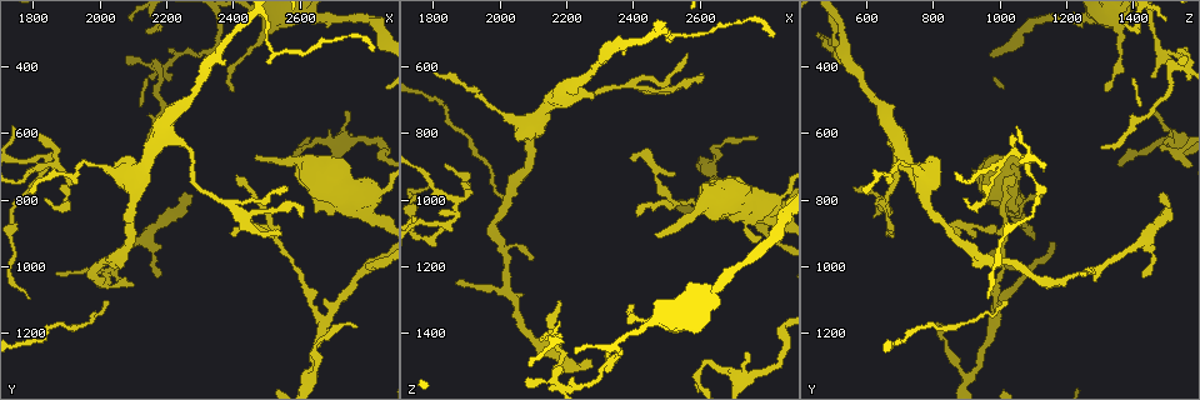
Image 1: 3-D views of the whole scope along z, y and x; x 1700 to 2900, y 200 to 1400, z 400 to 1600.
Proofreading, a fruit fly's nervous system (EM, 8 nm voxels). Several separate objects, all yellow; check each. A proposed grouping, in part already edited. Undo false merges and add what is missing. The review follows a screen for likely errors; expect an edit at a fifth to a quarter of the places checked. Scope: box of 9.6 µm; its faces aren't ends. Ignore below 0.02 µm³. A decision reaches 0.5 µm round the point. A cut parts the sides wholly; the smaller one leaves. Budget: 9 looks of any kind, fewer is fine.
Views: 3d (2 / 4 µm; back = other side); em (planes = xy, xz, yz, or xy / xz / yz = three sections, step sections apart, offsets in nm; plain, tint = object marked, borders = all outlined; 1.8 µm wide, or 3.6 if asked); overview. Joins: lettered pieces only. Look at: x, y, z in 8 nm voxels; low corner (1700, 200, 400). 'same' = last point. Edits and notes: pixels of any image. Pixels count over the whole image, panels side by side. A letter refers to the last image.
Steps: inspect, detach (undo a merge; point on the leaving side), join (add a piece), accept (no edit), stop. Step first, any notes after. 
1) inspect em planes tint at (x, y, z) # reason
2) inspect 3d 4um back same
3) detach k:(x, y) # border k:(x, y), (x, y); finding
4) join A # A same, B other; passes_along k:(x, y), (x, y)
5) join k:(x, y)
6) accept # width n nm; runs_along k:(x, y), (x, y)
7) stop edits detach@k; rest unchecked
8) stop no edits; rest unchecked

inspect 3d 2um at (2410, 740, 1040) # thin end

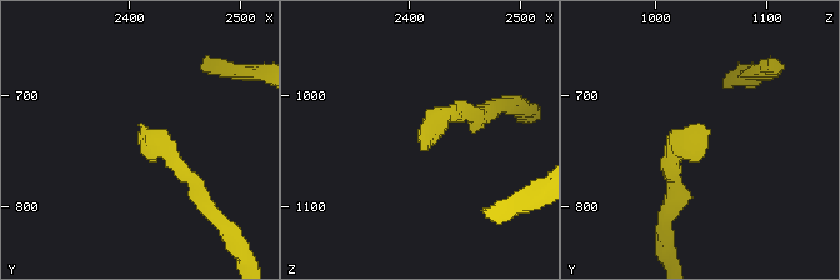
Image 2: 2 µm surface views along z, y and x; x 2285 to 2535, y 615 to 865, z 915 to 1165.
inspect em planes tint at (2412, 732, 1044)

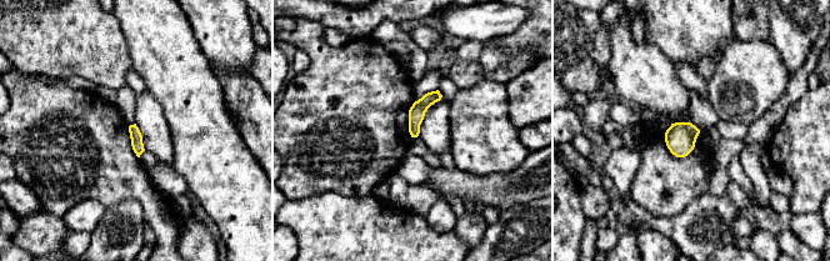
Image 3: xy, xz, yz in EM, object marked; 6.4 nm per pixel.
inspect em planes borders same # what lies round it

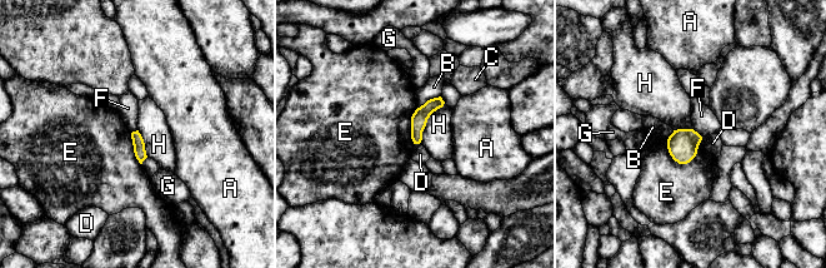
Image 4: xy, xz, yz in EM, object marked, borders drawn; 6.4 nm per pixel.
accept # A other, B other, C other, D other, E other, F other, G other, H other; no lettered piece goes on from it

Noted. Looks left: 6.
inspect 3d 2um at (1850, 680, 1080) # three-way junction

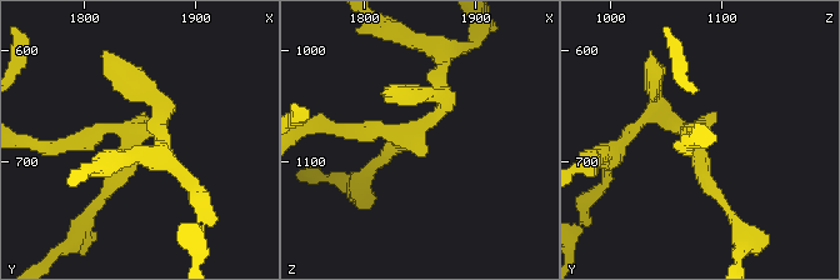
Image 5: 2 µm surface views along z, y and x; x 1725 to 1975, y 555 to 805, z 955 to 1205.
inspect em planes borders at (1848, 678, 1076) # shape alone is not enough

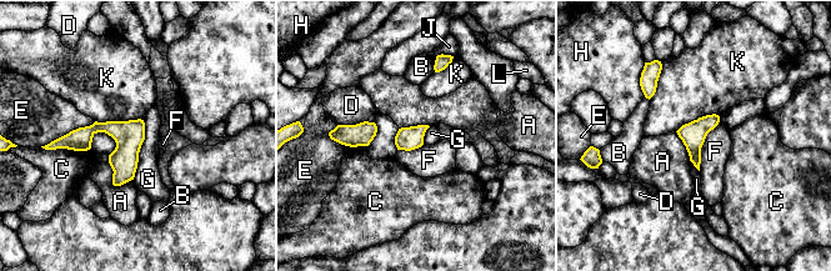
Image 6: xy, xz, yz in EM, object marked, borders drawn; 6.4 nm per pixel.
accept # width 150 nm; longest_contact G 400 nm; A other, B other, C other, D other, E other, F other, G other, H other, J other, K other, L other; continuous, no second neuron

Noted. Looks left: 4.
inspect 3d 4um at (2160, 650, 700)

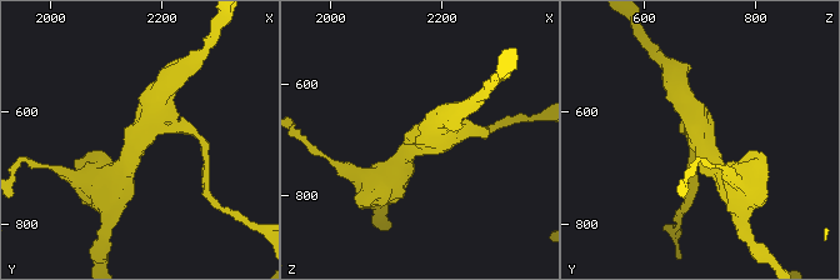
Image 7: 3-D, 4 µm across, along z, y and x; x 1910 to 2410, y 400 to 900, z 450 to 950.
inspect em 3.6um planes borders at (2160, 645, 695) # arms 3; arm_widths 170, 320, 400 nm; now the EM

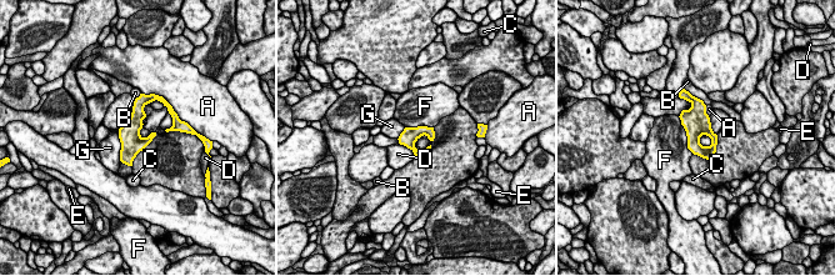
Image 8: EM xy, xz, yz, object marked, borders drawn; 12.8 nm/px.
accept # longest_contact F 500 nm; A other, B other, C other, D other, E other, F other, G other; runs_along 8:(144, 101), (130, 130), (128, 161); continuous, no second neuron

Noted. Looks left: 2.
stop no edits; rest unchecked

